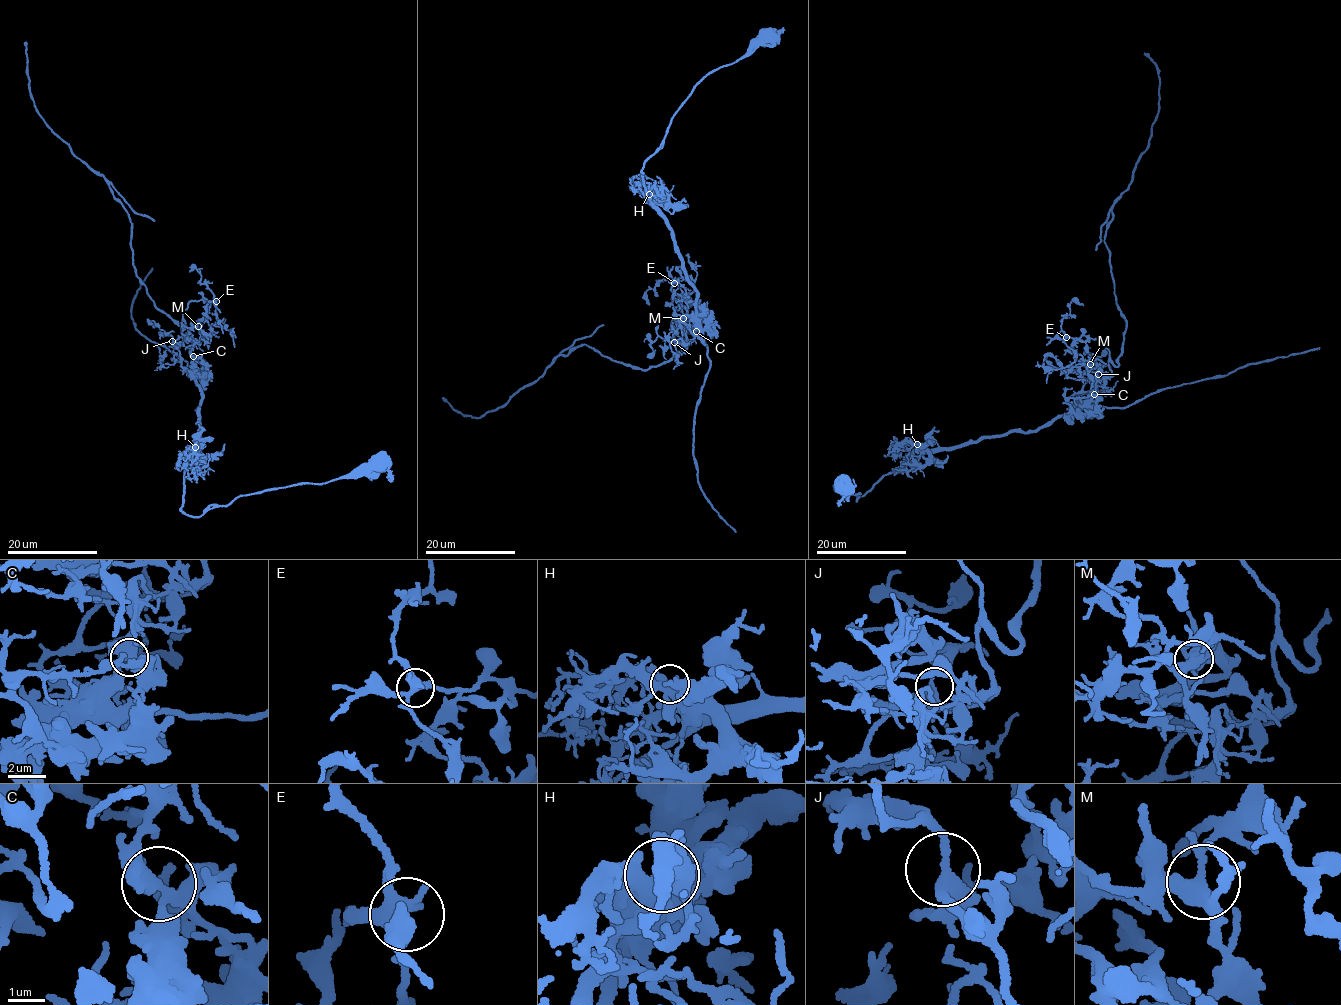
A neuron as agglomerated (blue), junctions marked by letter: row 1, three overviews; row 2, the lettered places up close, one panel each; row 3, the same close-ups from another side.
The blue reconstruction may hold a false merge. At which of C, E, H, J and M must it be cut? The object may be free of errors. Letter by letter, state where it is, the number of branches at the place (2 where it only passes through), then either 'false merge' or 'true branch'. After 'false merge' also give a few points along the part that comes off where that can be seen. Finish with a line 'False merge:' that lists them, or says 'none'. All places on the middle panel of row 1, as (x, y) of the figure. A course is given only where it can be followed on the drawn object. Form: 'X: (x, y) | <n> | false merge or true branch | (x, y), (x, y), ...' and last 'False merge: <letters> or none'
C: (696, 331) | 5 | false merge | (695, 331), (685, 348), (678, 343), (683, 352), (646, 370), (578, 346), (478, 418), (457, 411), (442, 397)
E: (674, 283) | 4 | true branch
H: (649, 194) | 3 | true branch
J: (674, 342) | 4 | true branch
M: (683, 318) | 4 | true branch
False merge: C

